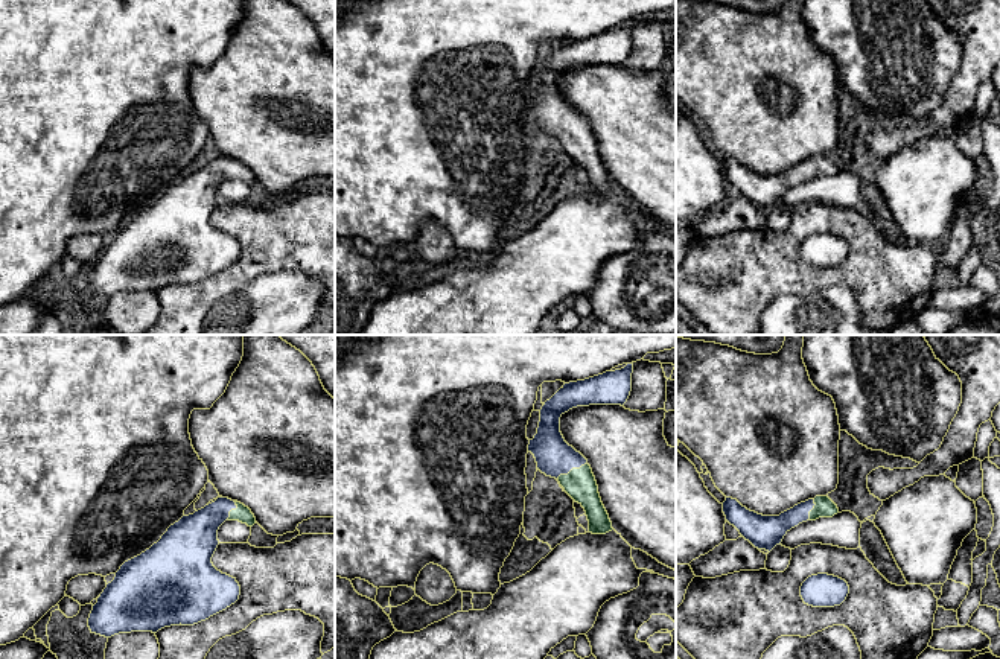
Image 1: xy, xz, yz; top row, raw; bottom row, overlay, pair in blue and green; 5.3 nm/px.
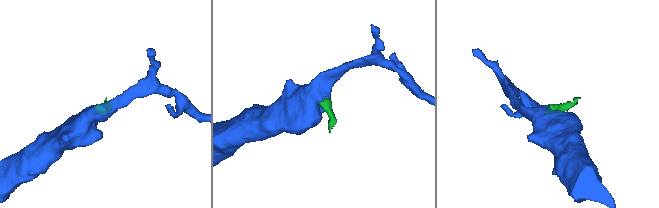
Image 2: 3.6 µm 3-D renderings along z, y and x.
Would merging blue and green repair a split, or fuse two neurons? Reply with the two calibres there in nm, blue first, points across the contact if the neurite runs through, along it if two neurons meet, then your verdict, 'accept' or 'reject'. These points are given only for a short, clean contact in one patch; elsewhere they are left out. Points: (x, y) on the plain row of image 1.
200/170 nm | across xz (554, 116), (571, 128), (580, 143) | accept

